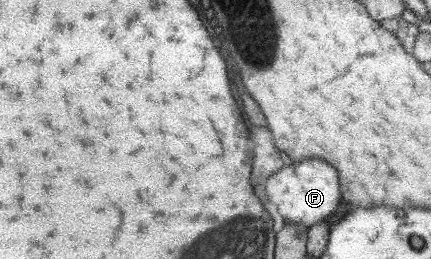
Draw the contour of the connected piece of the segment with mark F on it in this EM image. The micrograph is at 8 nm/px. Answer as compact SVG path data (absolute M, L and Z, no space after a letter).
M305 159L300 164L293 163L284 166L282 170L271 173L267 182L263 184L264 196L277 205L284 220L291 225L303 225L307 228L321 223L336 212L337 200L341 198L339 190L339 174L337 168L327 163L325 159Z

